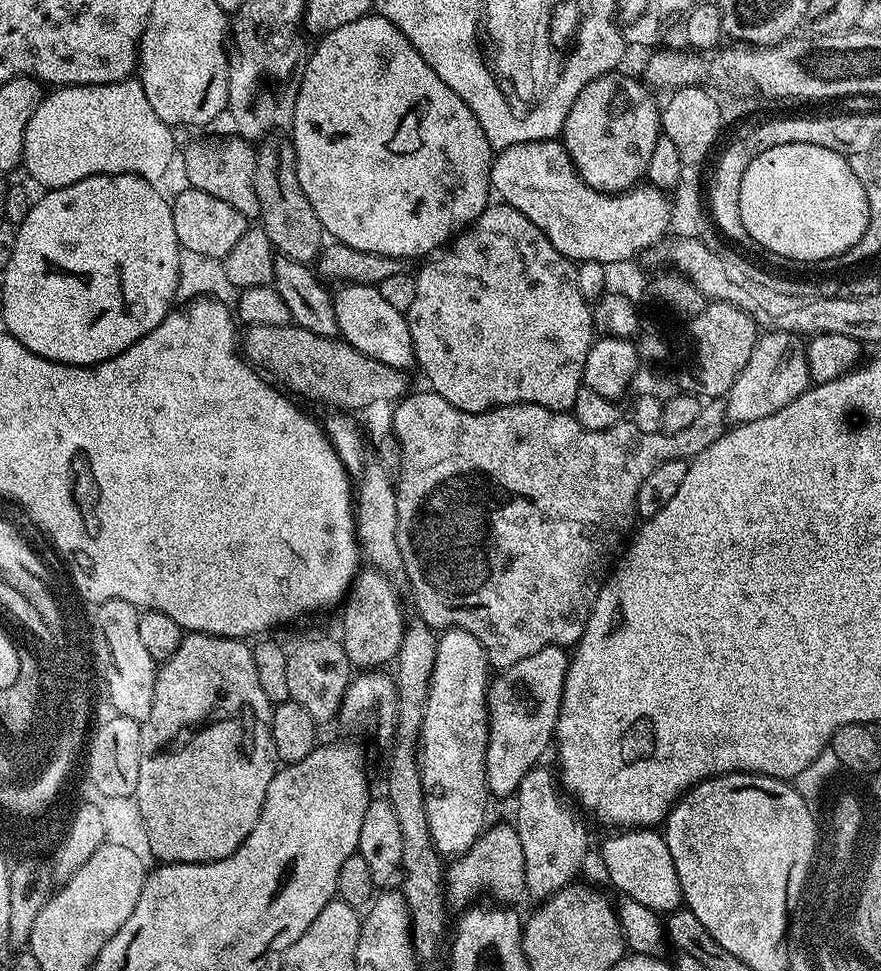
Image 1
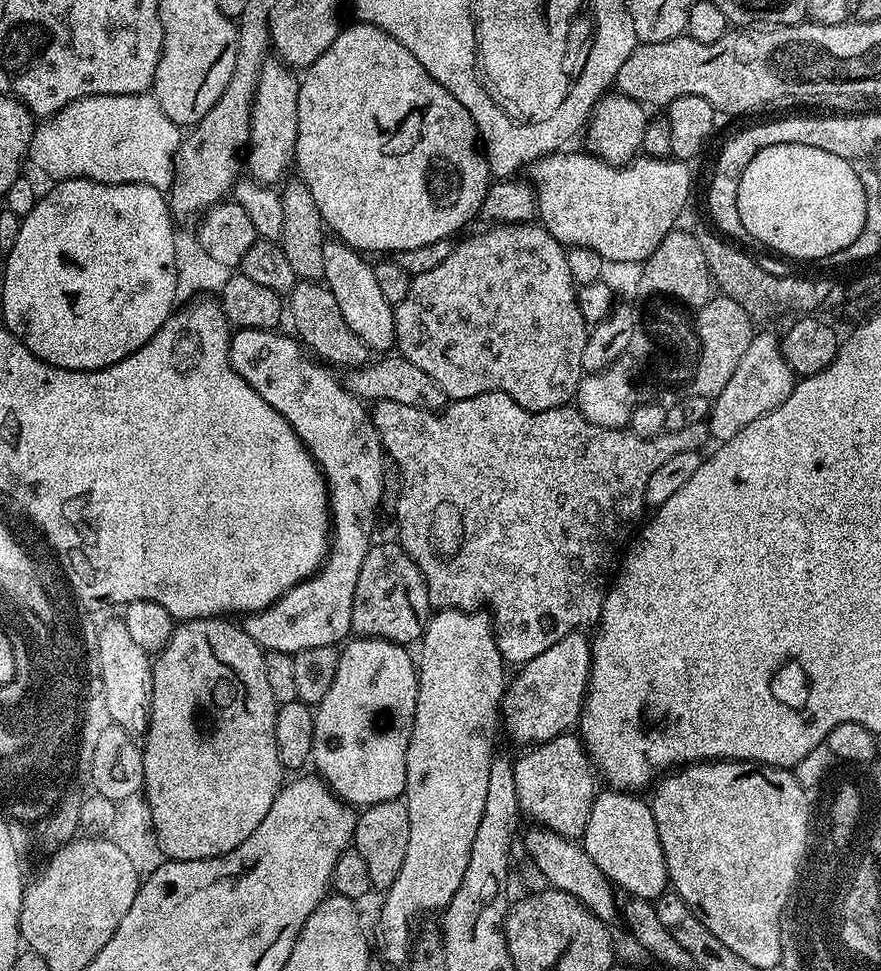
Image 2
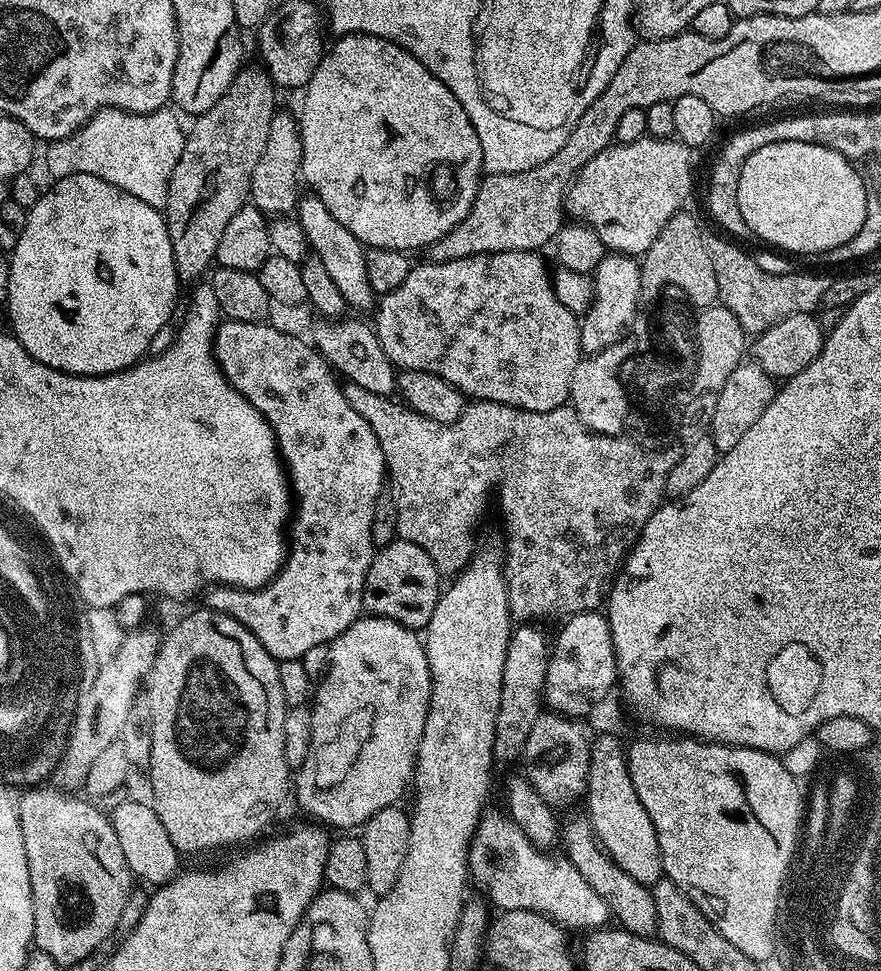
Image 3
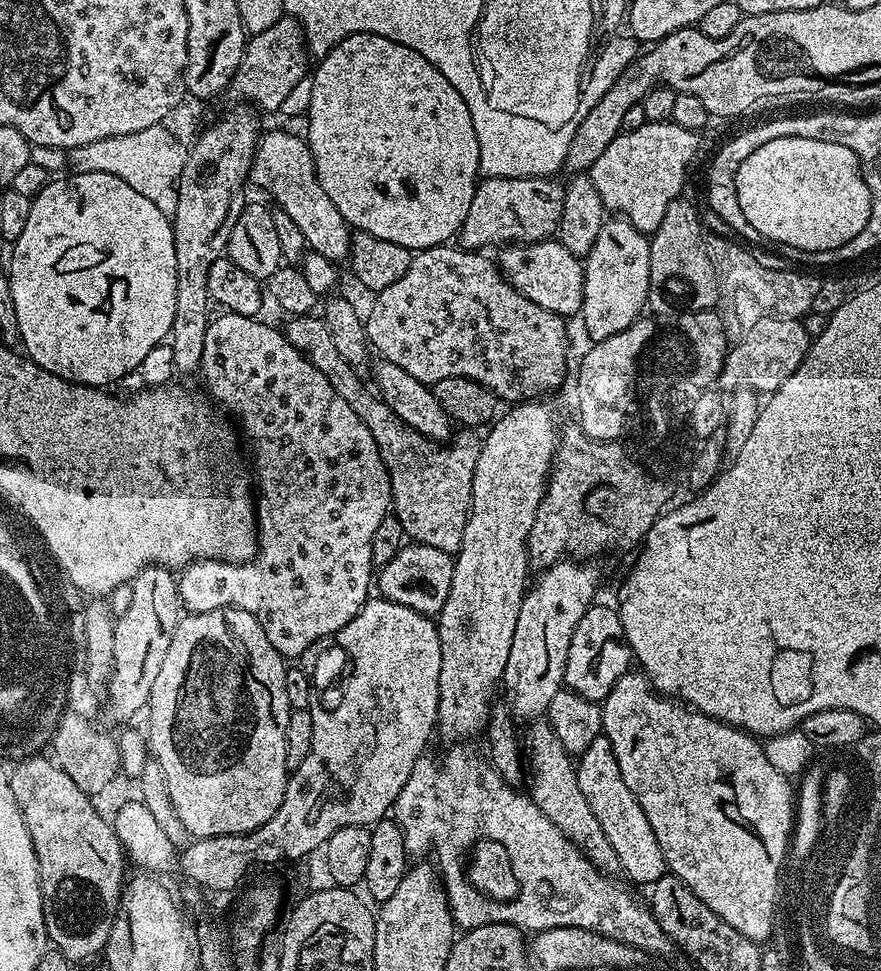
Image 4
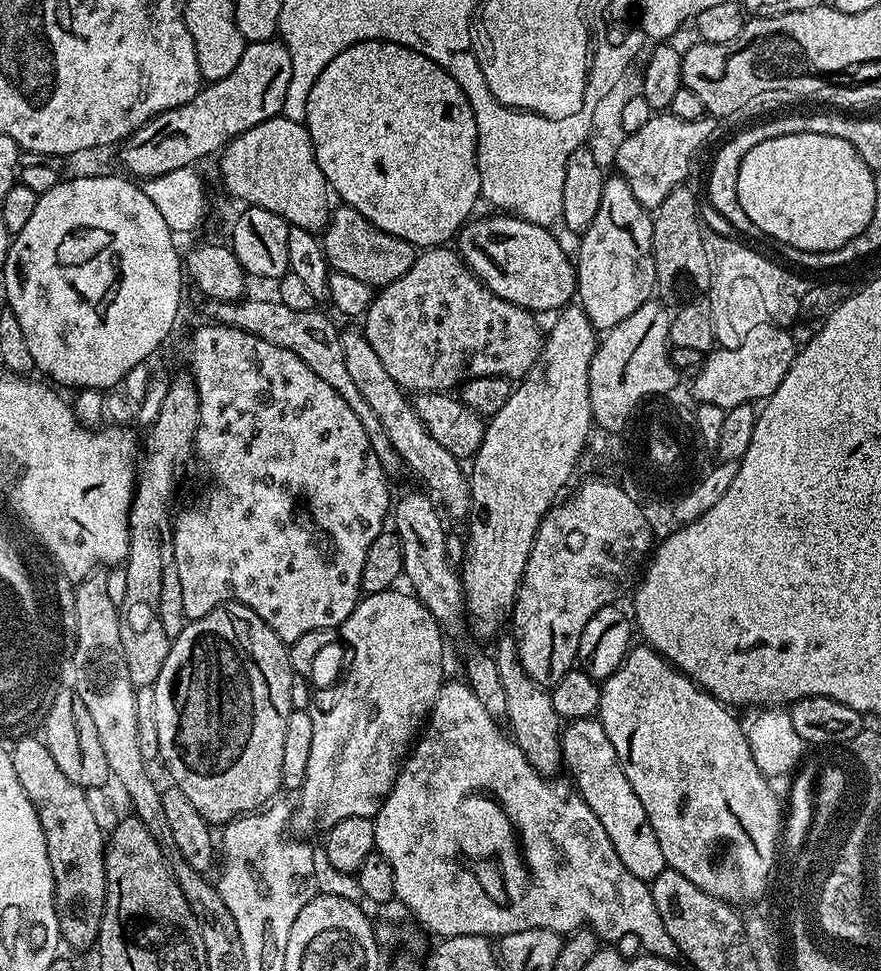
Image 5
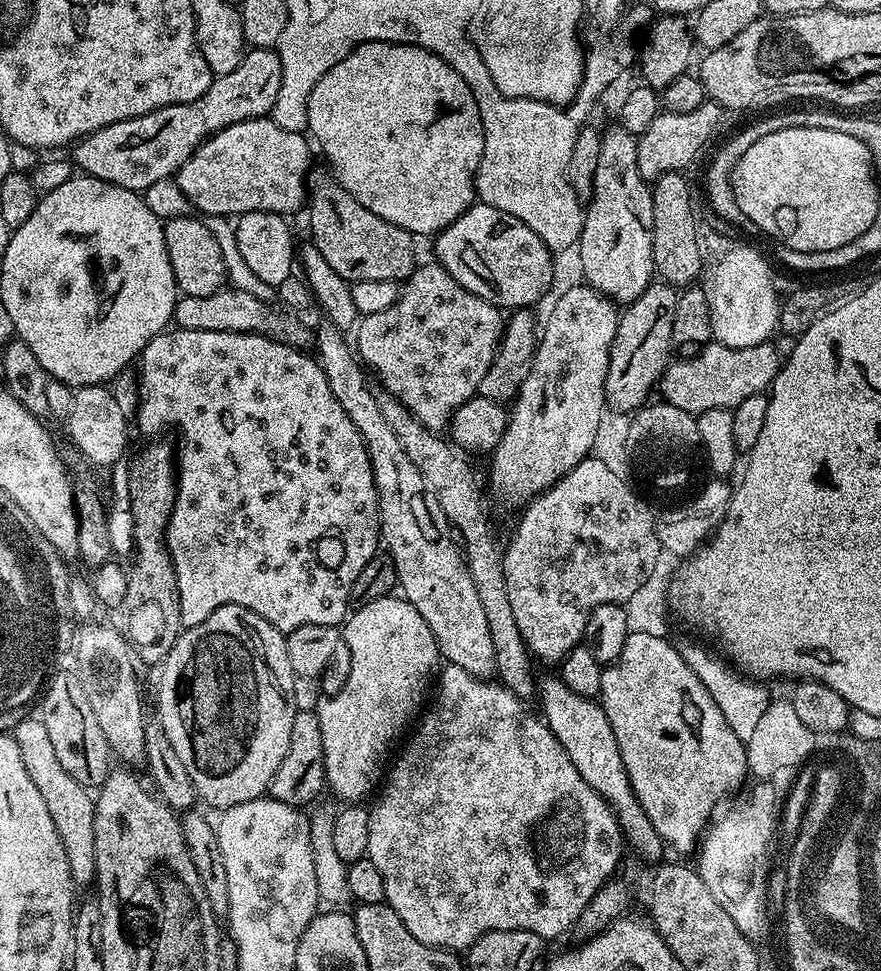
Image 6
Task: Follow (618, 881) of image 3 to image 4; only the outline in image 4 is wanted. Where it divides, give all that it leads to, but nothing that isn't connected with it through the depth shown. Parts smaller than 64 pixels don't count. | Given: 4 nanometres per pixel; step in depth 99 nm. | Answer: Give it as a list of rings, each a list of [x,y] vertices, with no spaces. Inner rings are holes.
[[[546,720],[533,721],[529,725],[529,732],[524,737],[524,746],[528,759],[528,770],[531,789],[528,790],[532,801],[546,814],[546,818],[566,834],[582,850],[582,854],[589,862],[603,872],[605,876],[613,878],[621,875],[618,854],[614,846],[610,846],[598,818],[594,818],[594,810],[590,810],[590,802],[586,802],[581,788],[578,787],[578,778],[575,763],[571,755],[558,741],[554,730]]]

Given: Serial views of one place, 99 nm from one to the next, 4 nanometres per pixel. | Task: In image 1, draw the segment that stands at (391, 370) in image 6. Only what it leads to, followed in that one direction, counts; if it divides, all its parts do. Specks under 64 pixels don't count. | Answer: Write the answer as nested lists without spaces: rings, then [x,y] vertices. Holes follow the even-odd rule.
[[[503,202],[489,203],[482,215],[463,229],[443,251],[421,264],[424,265],[421,266],[420,272],[415,273],[414,302],[406,315],[410,326],[412,349],[416,355],[415,367],[424,371],[424,376],[428,379],[427,387],[431,391],[446,398],[450,406],[458,406],[458,410],[467,412],[485,412],[488,408],[501,404],[537,404],[555,412],[571,410],[582,390],[586,354],[594,339],[592,309],[582,290],[578,290],[577,265],[567,260],[558,250],[554,250],[550,238],[546,238],[546,234],[542,234],[542,230],[538,230],[538,226],[534,226],[534,222],[526,218],[526,214],[518,214],[514,206]]]

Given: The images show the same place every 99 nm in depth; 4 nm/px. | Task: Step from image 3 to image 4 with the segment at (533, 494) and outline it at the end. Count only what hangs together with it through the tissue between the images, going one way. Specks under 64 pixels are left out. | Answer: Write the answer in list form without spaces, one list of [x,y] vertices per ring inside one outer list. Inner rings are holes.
[[[319,315],[294,316],[287,322],[289,324],[283,325],[282,331],[290,342],[290,346],[297,348],[326,377],[326,382],[330,382],[330,386],[334,386],[334,390],[338,390],[340,397],[346,401],[346,406],[350,406],[350,410],[354,410],[354,414],[358,414],[358,418],[362,422],[366,422],[366,430],[370,430],[370,435],[374,438],[374,442],[382,454],[382,462],[388,471],[394,514],[402,522],[405,537],[409,541],[425,544],[428,547],[437,547],[438,550],[451,554],[459,552],[462,534],[466,530],[468,521],[468,507],[472,505],[472,475],[480,453],[480,444],[472,437],[475,435],[471,431],[464,430],[461,431],[460,437],[457,435],[451,442],[441,446],[437,441],[428,440],[422,434],[418,434],[413,428],[403,424],[393,414],[392,407],[384,403],[367,383],[364,385],[356,377],[359,376],[357,369],[350,367],[346,358],[342,358],[342,354],[338,354],[333,340],[330,339],[330,330],[326,330],[323,319]],[[572,426],[565,432],[563,429],[558,436],[556,455],[552,458],[552,471],[548,473],[544,497],[528,535],[528,559],[531,567],[536,570],[546,569],[565,554],[576,558],[596,558],[592,556],[600,556],[608,551],[616,552],[619,548],[635,549],[668,503],[664,487],[645,479],[640,468],[633,467],[625,459],[616,442],[590,438],[578,426]]]

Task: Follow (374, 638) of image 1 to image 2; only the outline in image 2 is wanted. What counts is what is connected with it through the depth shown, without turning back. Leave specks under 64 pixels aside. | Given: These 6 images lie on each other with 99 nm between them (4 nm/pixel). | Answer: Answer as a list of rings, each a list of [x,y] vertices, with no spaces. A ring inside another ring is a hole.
[[[395,541],[375,543],[367,552],[358,574],[351,611],[352,632],[360,638],[383,638],[410,646],[423,635],[430,609],[425,580],[404,548]]]

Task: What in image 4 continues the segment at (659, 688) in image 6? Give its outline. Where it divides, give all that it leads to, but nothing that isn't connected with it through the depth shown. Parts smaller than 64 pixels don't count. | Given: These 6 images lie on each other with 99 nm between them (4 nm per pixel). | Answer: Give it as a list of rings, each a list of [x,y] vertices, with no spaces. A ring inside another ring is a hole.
[[[630,670],[622,678],[618,678],[618,682],[614,682],[614,690],[610,690],[610,694],[602,701],[600,717],[604,723],[602,735],[610,742],[610,746],[614,746],[618,770],[622,770],[626,786],[630,786],[634,798],[638,798],[638,806],[642,806],[642,811],[646,813],[646,819],[650,822],[650,830],[654,830],[654,838],[658,838],[658,846],[662,846],[667,871],[690,890],[694,890],[694,894],[698,894],[698,898],[702,898],[702,902],[706,902],[706,906],[710,906],[710,910],[714,910],[714,914],[718,914],[722,922],[730,922],[730,926],[734,926],[738,934],[746,934],[746,938],[757,942],[768,942],[764,940],[771,938],[772,923],[777,919],[771,907],[776,884],[775,869],[780,859],[789,855],[790,837],[793,835],[794,788],[788,785],[791,784],[789,777],[774,770],[774,766],[766,759],[763,743],[757,737],[742,731],[741,728],[724,724],[704,712],[698,712],[695,708],[689,708],[683,702],[661,696],[652,687],[648,677],[639,670]]]

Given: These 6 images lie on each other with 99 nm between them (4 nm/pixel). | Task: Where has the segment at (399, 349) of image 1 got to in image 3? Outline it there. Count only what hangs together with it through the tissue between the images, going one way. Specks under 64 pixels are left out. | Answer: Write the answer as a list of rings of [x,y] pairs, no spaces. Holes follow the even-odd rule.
[[[315,194],[299,201],[294,213],[295,219],[300,221],[302,230],[306,234],[311,251],[326,266],[326,274],[330,274],[331,280],[338,285],[338,291],[342,293],[345,305],[352,308],[371,309],[374,304],[374,293],[370,282],[366,278],[366,248],[361,244],[330,210],[326,210],[326,202],[322,202]]]

